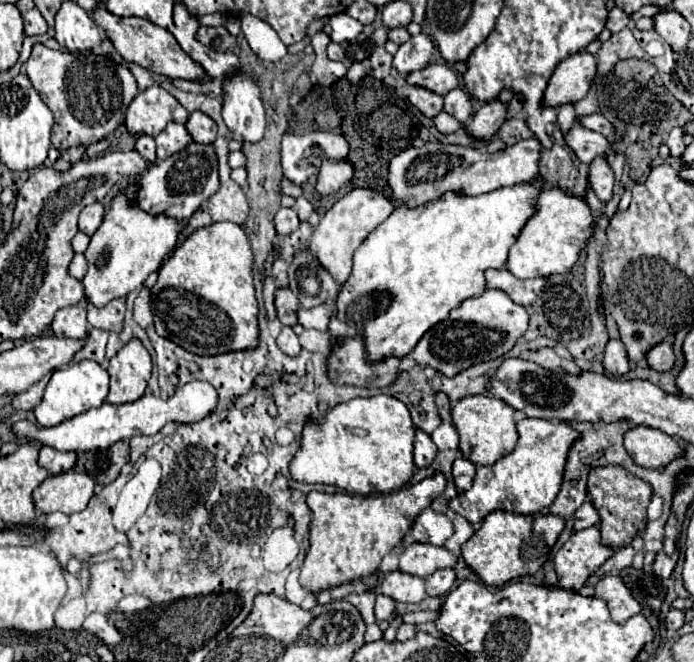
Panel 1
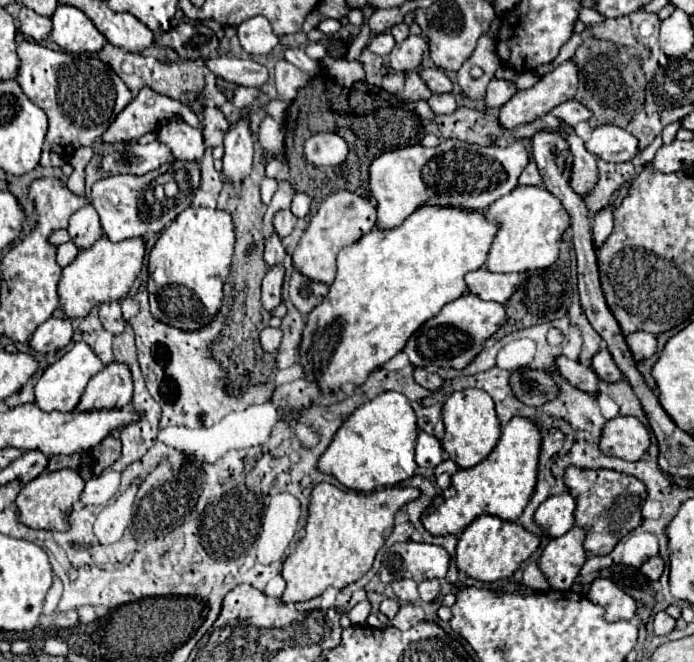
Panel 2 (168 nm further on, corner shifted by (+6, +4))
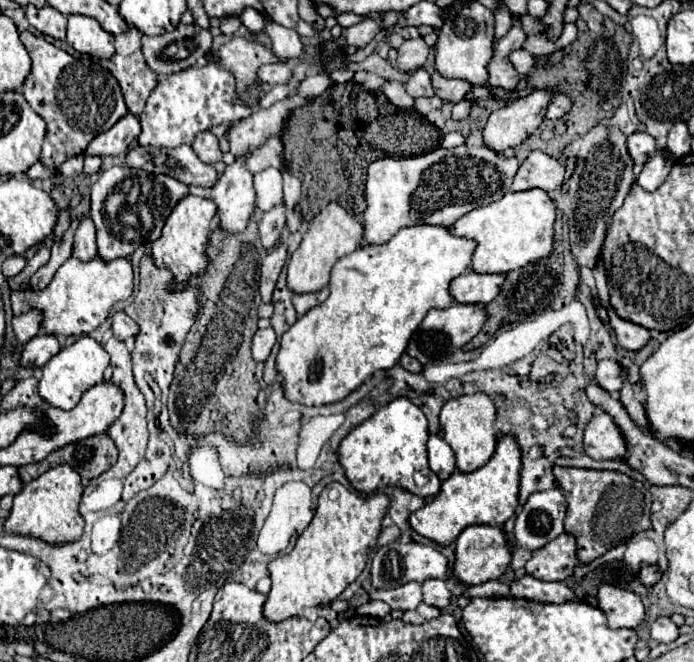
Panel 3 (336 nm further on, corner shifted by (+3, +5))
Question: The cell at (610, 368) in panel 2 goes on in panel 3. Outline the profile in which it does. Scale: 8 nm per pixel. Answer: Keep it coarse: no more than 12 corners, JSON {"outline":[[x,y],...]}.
{"outline":[[601,360],[595,382],[605,392],[619,392],[623,386],[621,366]]}

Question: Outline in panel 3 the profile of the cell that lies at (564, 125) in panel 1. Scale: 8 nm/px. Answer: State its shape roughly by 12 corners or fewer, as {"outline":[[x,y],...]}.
{"outline":[[531,152],[519,166],[511,190],[559,190],[575,160],[557,162]]}

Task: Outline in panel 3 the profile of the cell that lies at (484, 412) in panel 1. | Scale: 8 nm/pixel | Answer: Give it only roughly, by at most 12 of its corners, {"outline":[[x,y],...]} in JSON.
{"outline":[[487,394],[451,398],[445,442],[461,472],[493,456],[495,406]]}

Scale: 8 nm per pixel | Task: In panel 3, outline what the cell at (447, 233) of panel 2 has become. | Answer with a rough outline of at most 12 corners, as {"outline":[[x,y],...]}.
{"outline":[[409,226],[331,270],[281,336],[285,398],[393,368],[473,240]]}

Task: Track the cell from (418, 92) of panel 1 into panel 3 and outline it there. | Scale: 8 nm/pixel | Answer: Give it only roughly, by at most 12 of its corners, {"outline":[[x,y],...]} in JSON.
{"outline":[[423,68],[409,76],[405,90],[413,98],[435,96]]}

